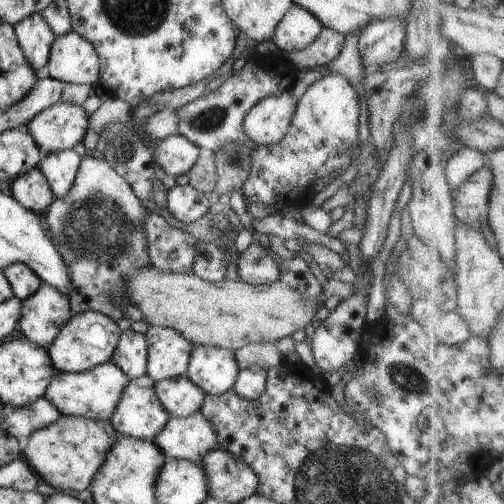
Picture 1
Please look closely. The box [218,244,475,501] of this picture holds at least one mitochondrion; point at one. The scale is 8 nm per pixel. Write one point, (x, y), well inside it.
(409, 380)

